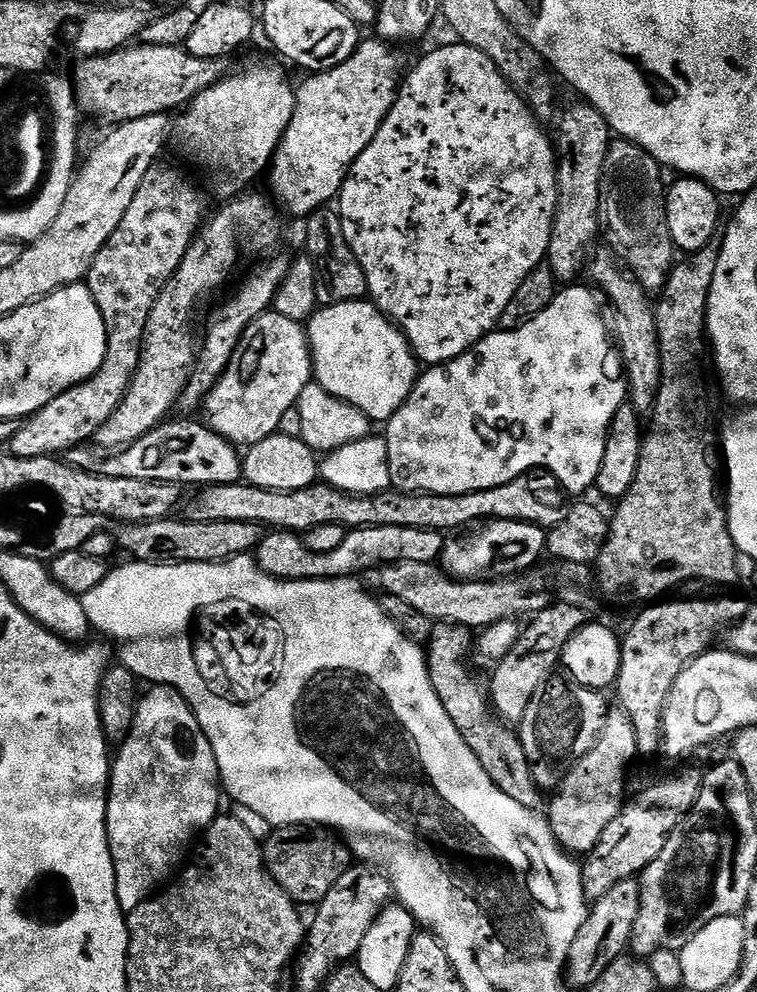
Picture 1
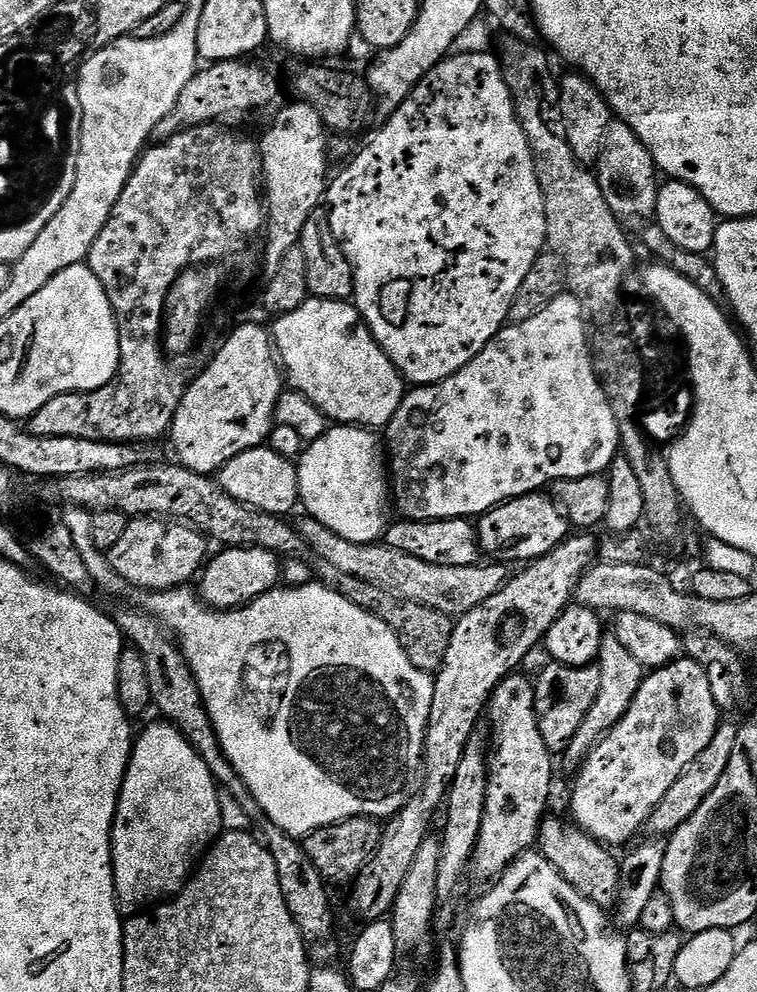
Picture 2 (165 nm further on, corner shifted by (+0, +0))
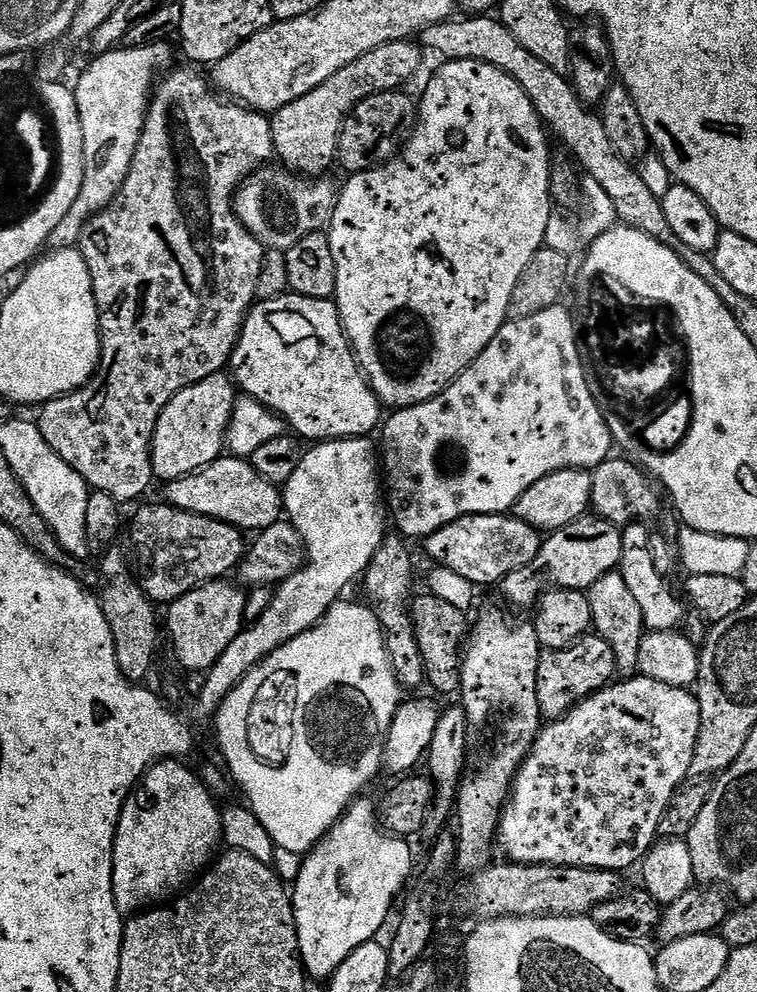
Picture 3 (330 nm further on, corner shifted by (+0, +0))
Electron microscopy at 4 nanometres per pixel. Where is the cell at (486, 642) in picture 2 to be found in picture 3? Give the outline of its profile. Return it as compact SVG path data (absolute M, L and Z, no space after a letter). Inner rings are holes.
M595 514L579 516L570 526L559 528L541 543L538 558L502 581L504 596L516 608L531 609L545 592L554 588L587 590L598 578L617 571L622 558L622 531Z

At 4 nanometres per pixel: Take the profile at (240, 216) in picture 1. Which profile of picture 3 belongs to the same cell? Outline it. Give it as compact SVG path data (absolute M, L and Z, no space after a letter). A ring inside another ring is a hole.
M407 40L383 44L370 50L370 54L362 54L362 58L342 66L338 74L326 78L322 86L314 86L310 94L302 94L302 98L294 98L294 102L271 113L275 159L289 172L301 177L323 177L327 173L324 171L336 160L336 143L344 117L368 96L403 89L404 83L419 70L420 55L421 49Z

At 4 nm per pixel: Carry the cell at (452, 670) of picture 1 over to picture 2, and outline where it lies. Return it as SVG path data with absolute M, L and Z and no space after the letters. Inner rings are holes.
M545 815L540 822L538 837L540 855L546 857L556 867L558 874L562 874L562 878L566 878L566 882L570 882L570 886L574 886L574 890L582 894L582 898L594 902L602 909L611 909L620 899L618 894L620 860L612 857L608 853L611 851L599 840L589 836L583 828L577 828L571 823L563 824L558 817L552 815Z

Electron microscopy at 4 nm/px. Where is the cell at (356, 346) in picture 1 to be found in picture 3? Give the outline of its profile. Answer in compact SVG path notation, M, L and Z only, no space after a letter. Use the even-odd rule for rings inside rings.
M285 294L253 304L232 351L230 375L243 395L275 412L305 441L354 440L381 427L382 405L360 371L332 300Z

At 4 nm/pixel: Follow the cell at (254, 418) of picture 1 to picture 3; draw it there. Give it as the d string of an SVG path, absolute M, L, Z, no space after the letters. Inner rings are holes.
M228 374L207 376L192 388L182 390L162 410L152 439L152 474L157 481L180 480L220 459L226 444L232 407L238 389Z

